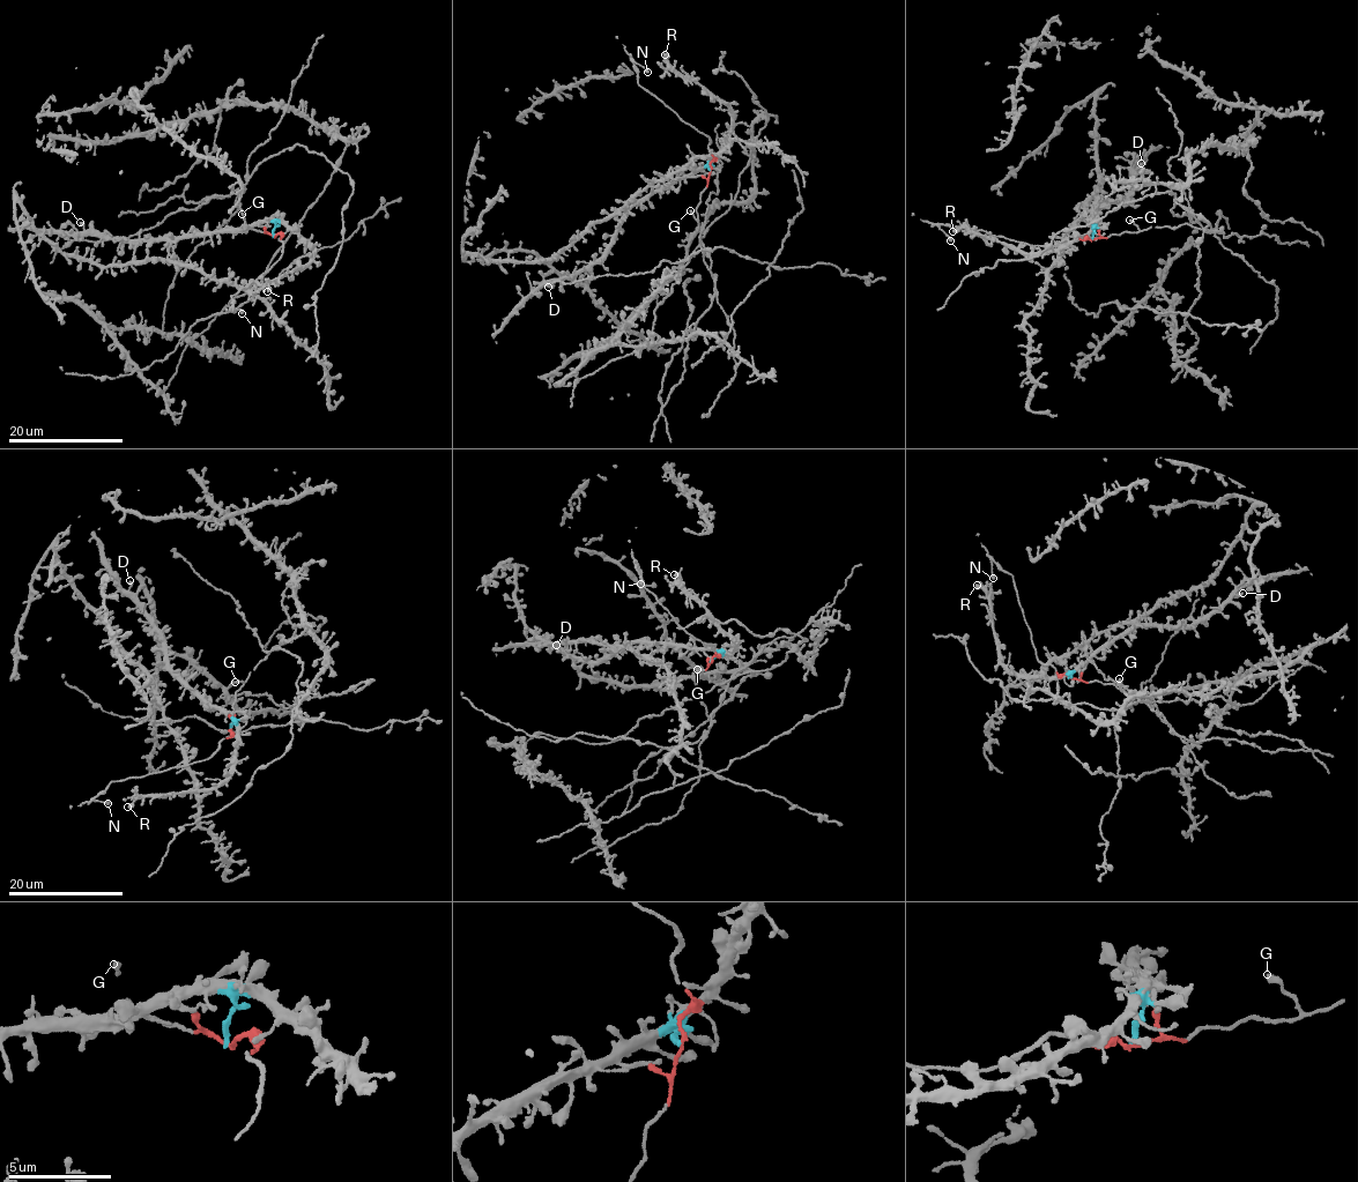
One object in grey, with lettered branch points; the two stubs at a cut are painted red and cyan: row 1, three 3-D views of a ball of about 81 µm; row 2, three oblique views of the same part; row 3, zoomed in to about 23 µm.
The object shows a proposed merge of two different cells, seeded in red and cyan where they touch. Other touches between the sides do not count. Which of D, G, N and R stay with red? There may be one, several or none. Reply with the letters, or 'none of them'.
G, N

